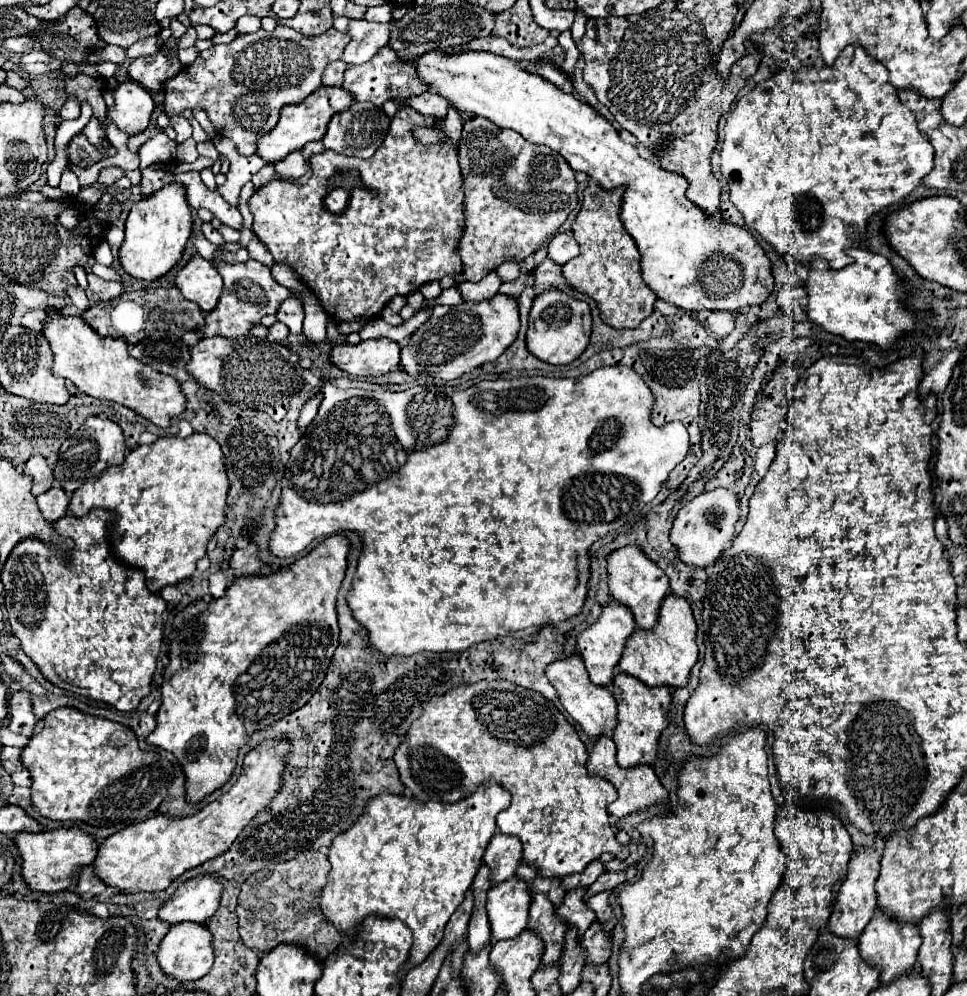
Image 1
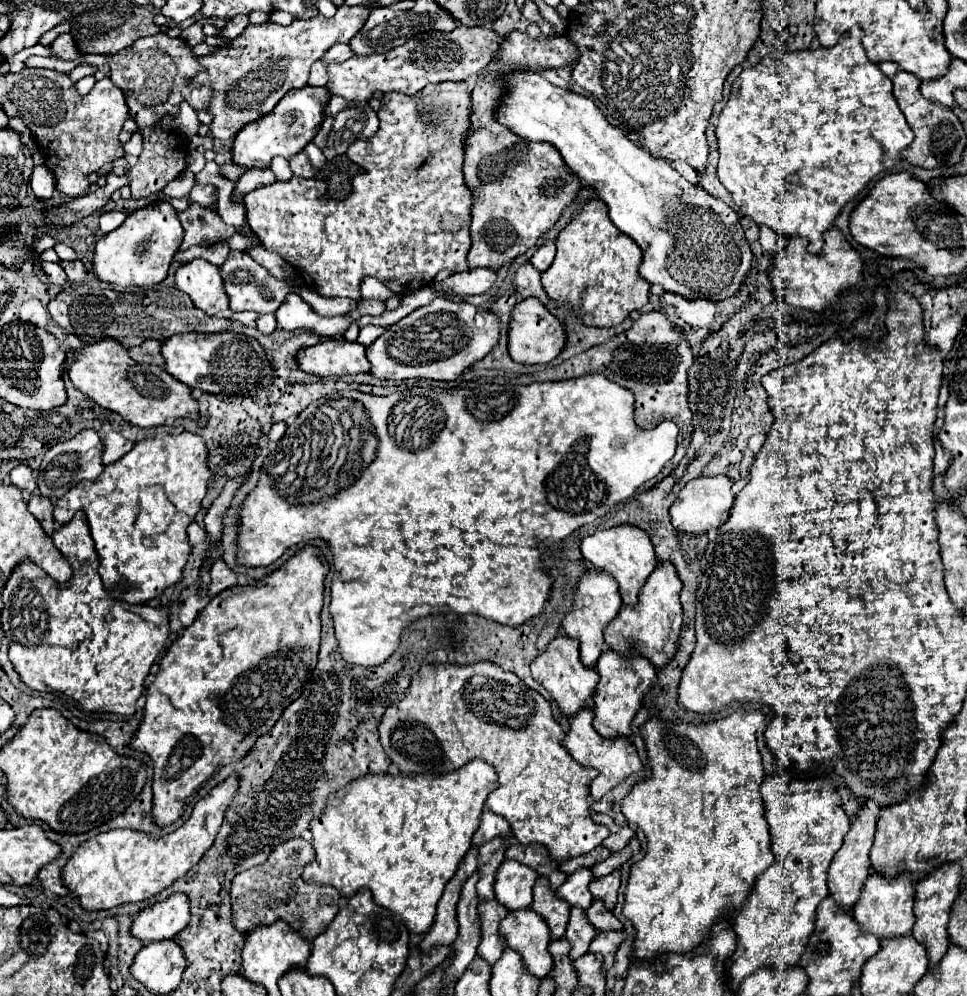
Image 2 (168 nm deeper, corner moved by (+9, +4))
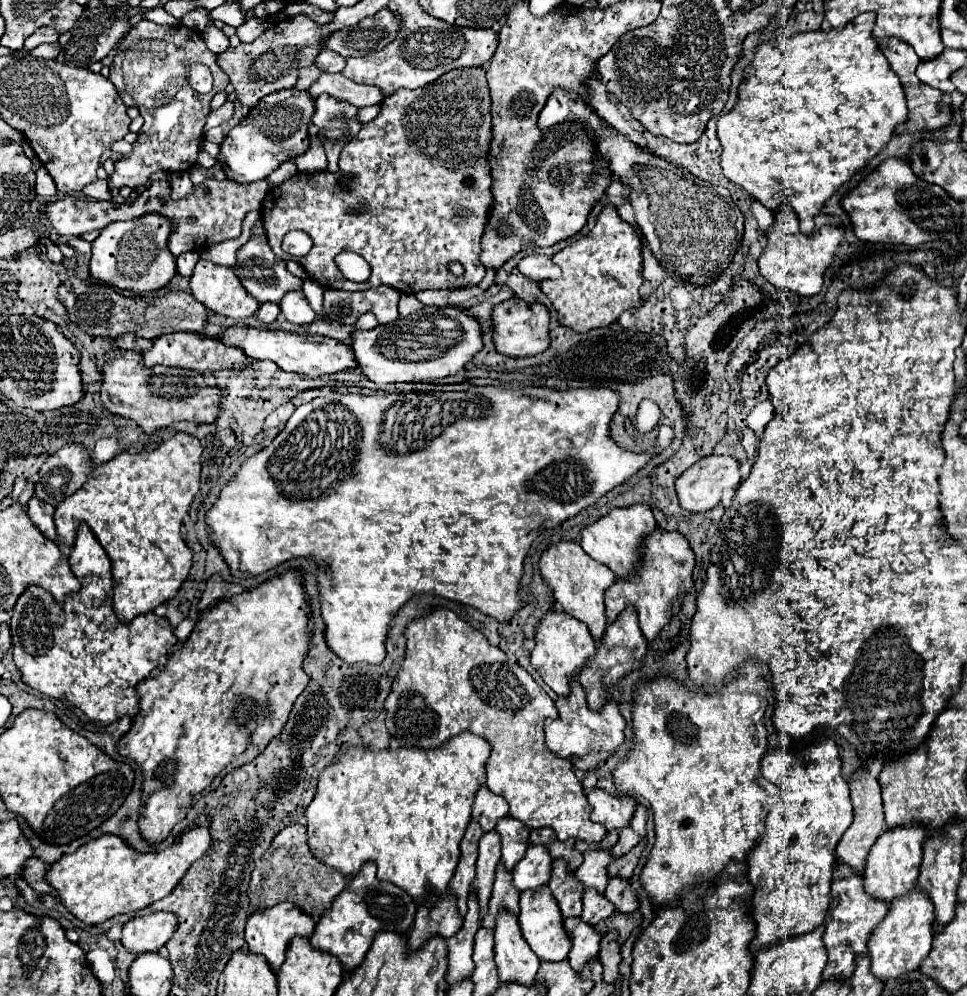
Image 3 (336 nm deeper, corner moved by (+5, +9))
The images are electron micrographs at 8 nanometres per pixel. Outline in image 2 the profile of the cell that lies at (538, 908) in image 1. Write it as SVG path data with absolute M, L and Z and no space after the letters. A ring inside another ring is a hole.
M538 878L534 884L534 902L532 910L544 918L544 922L550 928L550 940L564 938L566 924L570 918L570 906L562 902L548 886L546 878Z

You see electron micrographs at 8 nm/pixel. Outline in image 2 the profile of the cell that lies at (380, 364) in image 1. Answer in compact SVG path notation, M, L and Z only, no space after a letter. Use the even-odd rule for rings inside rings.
M328 338L316 346L298 352L300 370L320 378L338 378L342 374L370 372L366 346L344 338Z

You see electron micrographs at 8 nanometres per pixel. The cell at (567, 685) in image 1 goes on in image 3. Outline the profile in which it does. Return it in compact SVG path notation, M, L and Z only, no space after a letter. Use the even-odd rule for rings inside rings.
M550 609L538 623L536 635L534 635L534 649L530 651L530 663L534 669L542 675L544 683L556 693L556 695L568 695L570 693L570 675L578 673L586 661L596 651L596 641L592 639L588 627L582 621L576 621L574 617L566 615L560 609Z

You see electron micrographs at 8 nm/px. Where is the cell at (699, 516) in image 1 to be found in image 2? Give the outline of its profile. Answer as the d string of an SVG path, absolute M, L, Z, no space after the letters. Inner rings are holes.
M700 476L690 480L678 494L678 498L674 500L674 504L670 506L670 518L672 524L678 532L688 532L688 534L702 534L708 532L710 528L718 528L722 522L722 514L728 512L732 508L734 502L734 494L732 494L732 480L726 476Z

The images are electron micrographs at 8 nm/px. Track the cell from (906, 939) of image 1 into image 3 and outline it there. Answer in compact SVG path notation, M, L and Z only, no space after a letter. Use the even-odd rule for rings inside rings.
M892 827L884 831L874 843L874 847L870 849L868 859L866 859L866 867L864 867L866 891L872 897L882 899L886 903L912 891L918 879L920 863L922 863L924 839L926 839L926 827Z

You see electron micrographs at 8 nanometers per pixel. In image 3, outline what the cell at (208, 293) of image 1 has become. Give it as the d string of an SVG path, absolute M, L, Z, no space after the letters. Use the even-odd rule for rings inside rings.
M198 261L190 277L190 289L196 301L224 317L250 317L260 305L252 295L246 295L246 289L230 267L212 261Z

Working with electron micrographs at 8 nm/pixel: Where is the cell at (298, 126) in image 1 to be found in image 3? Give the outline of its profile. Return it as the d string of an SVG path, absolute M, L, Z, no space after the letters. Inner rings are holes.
M278 91L268 95L250 111L222 141L218 161L228 179L248 185L260 179L266 179L272 171L276 171L284 161L302 155L308 145L308 125L314 113L314 99L306 91Z

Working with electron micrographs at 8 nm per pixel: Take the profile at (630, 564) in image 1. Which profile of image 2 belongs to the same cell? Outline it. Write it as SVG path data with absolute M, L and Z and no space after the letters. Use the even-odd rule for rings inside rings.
M614 526L610 530L602 530L596 532L592 536L586 536L582 540L582 556L598 570L608 572L610 576L614 576L614 580L620 586L620 596L622 602L626 606L636 606L638 604L638 594L644 586L644 582L648 580L648 576L656 570L658 562L654 556L654 546L648 540L646 532L642 532L636 526Z

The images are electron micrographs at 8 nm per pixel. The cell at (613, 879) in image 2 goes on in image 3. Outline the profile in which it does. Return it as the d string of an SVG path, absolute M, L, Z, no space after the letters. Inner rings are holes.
M636 845L630 853L618 857L616 861L612 861L612 863L608 865L610 877L622 877L622 879L628 879L628 877L632 875L632 871L634 871L636 863L638 863L640 853L642 853L642 845Z

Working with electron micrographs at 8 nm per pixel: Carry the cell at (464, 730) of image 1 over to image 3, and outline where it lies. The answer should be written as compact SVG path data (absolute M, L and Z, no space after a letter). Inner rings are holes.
M432 607L430 613L408 623L406 631L406 657L386 697L386 727L406 747L440 747L446 739L470 731L484 737L492 745L490 759L486 761L486 787L502 795L510 805L510 815L524 825L552 827L560 841L584 839L598 843L606 835L600 823L590 821L590 803L584 795L582 783L574 773L568 759L554 755L544 743L544 719L558 717L554 701L530 677L526 669L510 661L504 651L492 647L486 637L462 621L454 611Z

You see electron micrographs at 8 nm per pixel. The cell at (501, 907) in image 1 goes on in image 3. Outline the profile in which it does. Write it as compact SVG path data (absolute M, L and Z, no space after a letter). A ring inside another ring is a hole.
M530 845L524 859L518 861L512 869L514 885L520 891L538 889L548 883L550 871L552 871L552 859L550 859L550 853L546 851L546 847Z

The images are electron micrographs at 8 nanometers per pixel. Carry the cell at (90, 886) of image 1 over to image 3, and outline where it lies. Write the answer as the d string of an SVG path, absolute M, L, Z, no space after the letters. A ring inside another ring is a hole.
M30 857L26 859L26 863L22 865L22 877L24 881L36 891L36 893L42 893L42 895L56 895L56 891L46 883L44 875L48 871L48 865L36 857Z

